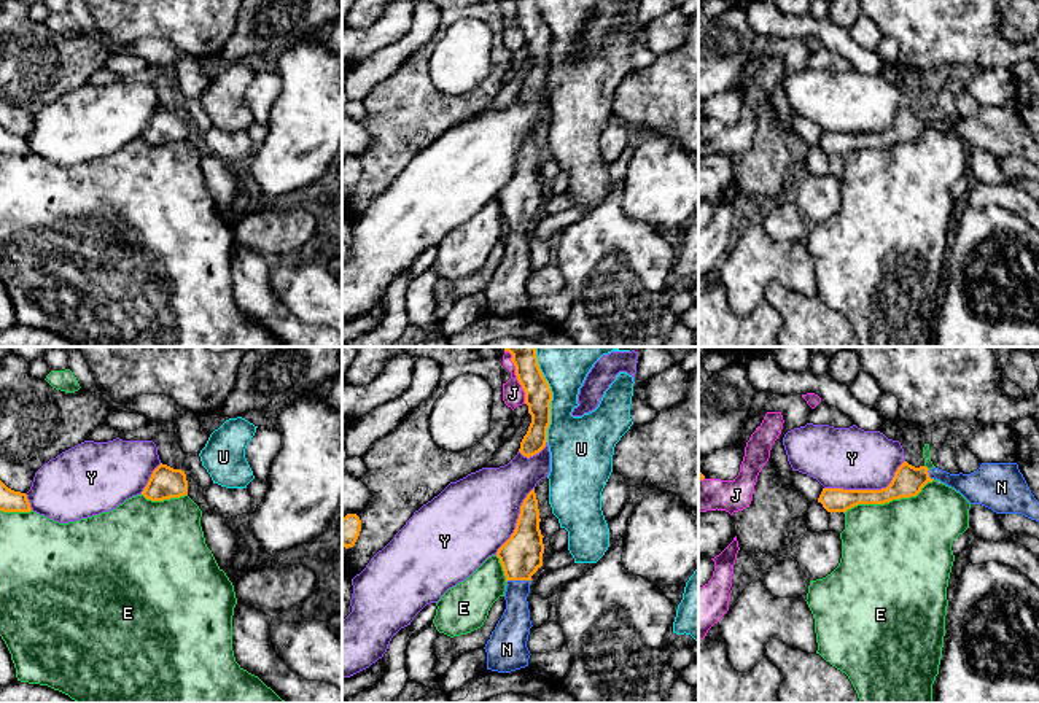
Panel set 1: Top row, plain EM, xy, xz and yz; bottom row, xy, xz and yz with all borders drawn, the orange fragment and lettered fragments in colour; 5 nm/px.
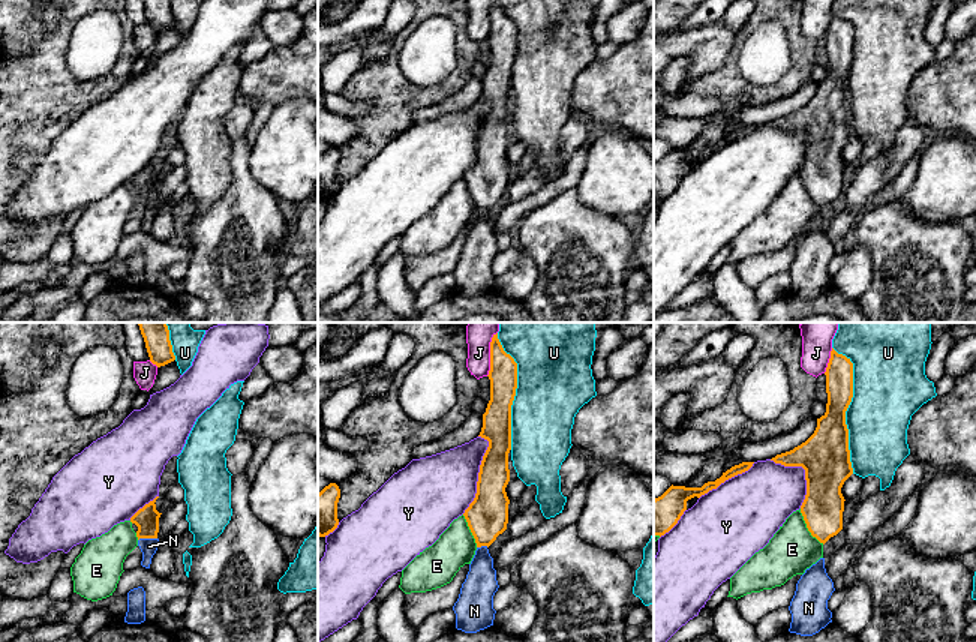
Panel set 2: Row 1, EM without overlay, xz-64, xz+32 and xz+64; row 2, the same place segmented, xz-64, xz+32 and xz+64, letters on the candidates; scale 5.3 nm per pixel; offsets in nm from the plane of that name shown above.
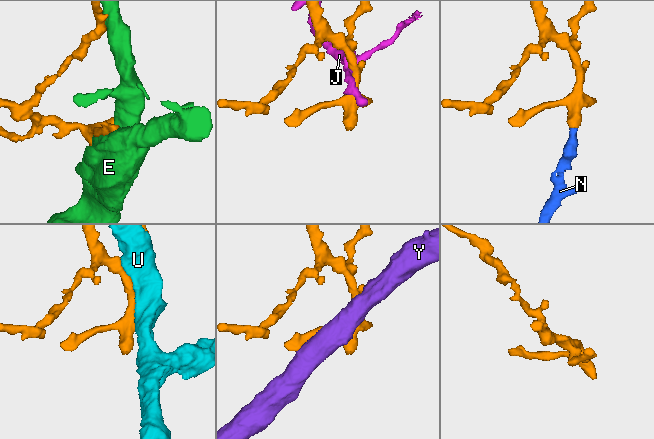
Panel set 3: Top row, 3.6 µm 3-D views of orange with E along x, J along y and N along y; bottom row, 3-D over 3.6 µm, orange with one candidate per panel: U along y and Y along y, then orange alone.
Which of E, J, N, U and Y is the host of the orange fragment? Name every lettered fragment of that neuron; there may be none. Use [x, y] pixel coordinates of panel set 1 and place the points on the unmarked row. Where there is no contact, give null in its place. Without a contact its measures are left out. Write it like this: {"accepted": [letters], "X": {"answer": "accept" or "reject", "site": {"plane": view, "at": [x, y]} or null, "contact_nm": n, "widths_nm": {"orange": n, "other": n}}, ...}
{"accepted": ["N"], "E": {"answer": "reject", "site": {"plane": "yz", "at": [888, 145]}, "contact_nm": 480, "widths_nm": {"orange": 150, "other": 500}}, "J": {"answer": "reject", "site": {"plane": "xz", "at": [517, 23]}, "contact_nm": 260, "widths_nm": {"orange": 140, "other": 110}}, "N": {"answer": "accept", "site": {"plane": "xz", "at": [517, 223]}, "contact_nm": 120, "widths_nm": {"orange": 220, "other": 170}}, "U": {"answer": "reject", "site": {"plane": "xz", "at": [551, 43]}, "contact_nm": 440, "widths_nm": {"orange": 140, "other": 280}}, "Y": {"answer": "reject", "site": {"plane": "yz", "at": [867, 134]}, "contact_nm": 440, "widths_nm": {"orange": 150, "other": 320}}}

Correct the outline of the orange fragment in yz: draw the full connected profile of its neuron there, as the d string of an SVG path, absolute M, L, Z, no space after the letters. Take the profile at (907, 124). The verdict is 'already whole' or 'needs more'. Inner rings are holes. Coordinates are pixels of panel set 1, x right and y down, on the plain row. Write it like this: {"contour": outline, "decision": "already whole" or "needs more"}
{"contour": "M904 105L886 132L823 132L818 146L831 157L846 156L858 148L885 148L916 140L928 126L936 122L959 135L971 148L982 148L996 157L1021 157L1039 165L1039 145L1017 107L982 107L971 118L950 118L939 111L915 111Z", "decision": "needs more"}

